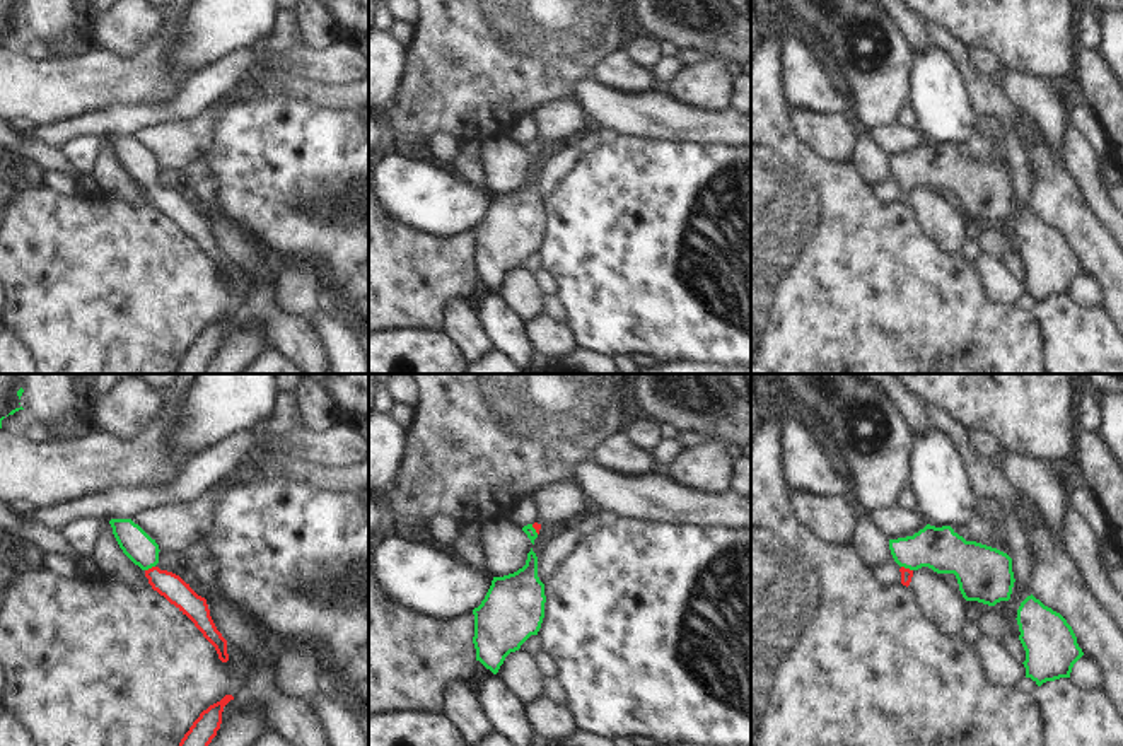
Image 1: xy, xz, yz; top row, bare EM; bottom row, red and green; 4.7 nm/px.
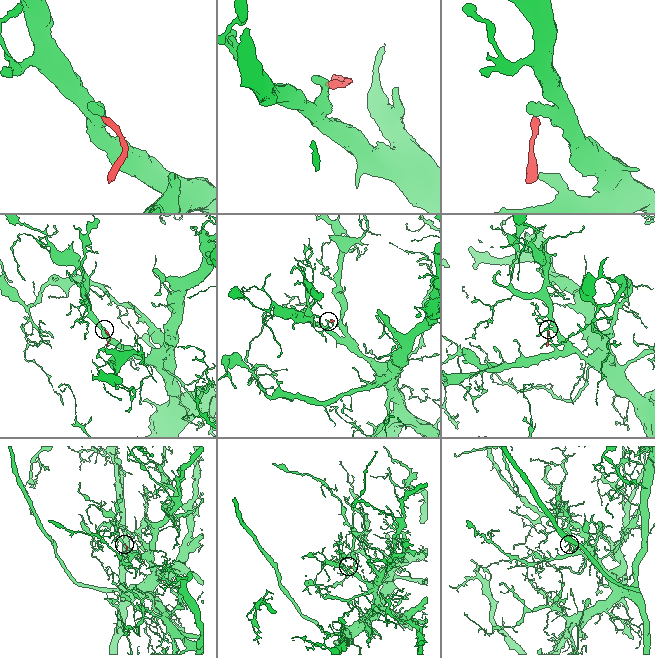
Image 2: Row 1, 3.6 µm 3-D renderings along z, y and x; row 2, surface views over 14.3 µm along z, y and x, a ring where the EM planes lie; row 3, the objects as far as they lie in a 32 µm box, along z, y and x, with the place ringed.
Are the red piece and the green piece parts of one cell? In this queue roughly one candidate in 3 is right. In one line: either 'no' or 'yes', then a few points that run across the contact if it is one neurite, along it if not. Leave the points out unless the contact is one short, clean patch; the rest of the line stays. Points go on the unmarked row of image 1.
yes | yz (907, 192), (907, 186), (925, 168), (942, 168)

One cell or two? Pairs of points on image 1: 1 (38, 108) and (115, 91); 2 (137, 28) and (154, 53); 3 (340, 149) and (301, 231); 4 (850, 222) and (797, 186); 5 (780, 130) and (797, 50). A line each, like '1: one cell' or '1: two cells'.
1: one cell
2: two cells
3: one cell
4: one cell
5: two cells

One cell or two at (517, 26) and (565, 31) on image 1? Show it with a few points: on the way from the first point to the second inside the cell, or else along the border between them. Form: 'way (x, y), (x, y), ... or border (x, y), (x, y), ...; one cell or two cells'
way (529, 26), (553, 26); one cell

